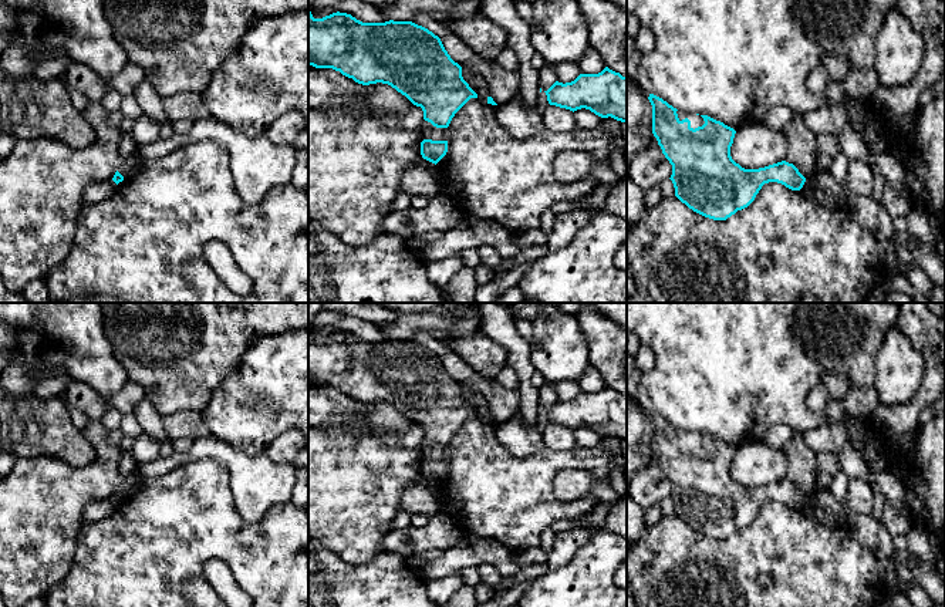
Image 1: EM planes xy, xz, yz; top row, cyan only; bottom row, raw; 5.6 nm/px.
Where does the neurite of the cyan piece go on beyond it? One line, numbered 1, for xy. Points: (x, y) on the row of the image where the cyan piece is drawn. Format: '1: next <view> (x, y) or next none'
1: next none

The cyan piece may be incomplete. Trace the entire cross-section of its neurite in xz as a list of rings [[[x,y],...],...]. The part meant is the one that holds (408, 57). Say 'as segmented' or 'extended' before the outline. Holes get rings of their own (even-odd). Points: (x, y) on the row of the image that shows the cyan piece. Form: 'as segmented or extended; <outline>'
as segmented; [[[308,11],[308,65],[333,68],[362,85],[388,84],[414,105],[421,107],[423,119],[436,128],[448,128],[455,114],[470,98],[477,98],[477,94],[462,77],[462,67],[450,58],[441,38],[412,21],[362,23],[351,14],[340,11],[323,18],[314,18]]]

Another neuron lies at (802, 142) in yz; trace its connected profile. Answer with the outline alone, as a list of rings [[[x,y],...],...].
[[[793,111],[792,119],[782,131],[787,141],[786,162],[793,163],[799,172],[811,179],[819,169],[817,135],[806,125],[803,114]]]

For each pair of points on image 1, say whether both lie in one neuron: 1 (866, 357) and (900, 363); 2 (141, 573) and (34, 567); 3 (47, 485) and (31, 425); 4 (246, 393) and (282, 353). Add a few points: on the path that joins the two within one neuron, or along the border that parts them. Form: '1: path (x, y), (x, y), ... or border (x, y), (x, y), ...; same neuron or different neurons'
1: border (888, 327), (877, 354), (877, 380), (873, 385); different neurons
2: border (77, 536), (77, 548), (68, 573), (47, 592); different neurons
3: border (14, 462), (22, 458), (54, 457), (71, 466); different neurons
4: path (256, 383), (276, 363); same neuron

